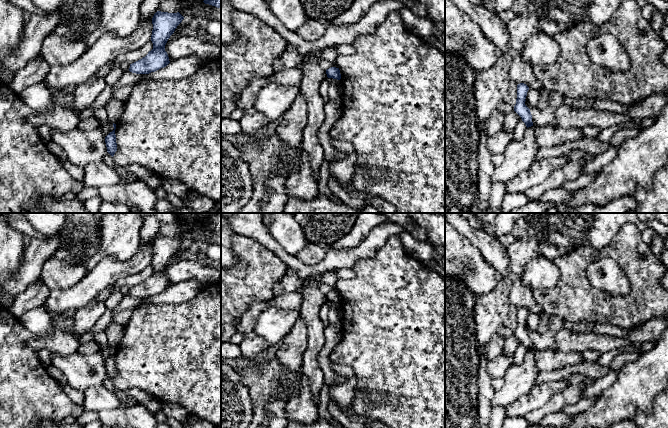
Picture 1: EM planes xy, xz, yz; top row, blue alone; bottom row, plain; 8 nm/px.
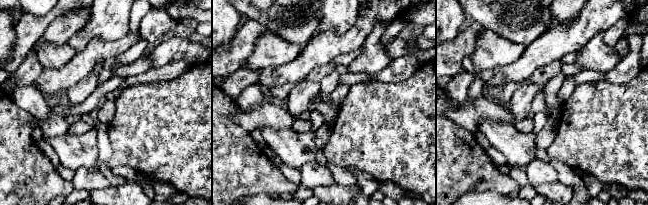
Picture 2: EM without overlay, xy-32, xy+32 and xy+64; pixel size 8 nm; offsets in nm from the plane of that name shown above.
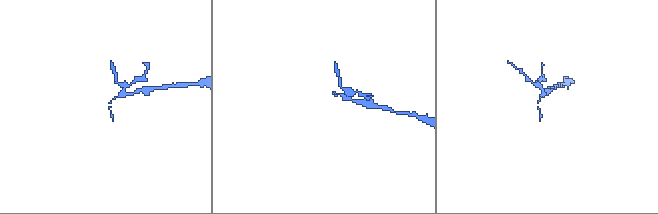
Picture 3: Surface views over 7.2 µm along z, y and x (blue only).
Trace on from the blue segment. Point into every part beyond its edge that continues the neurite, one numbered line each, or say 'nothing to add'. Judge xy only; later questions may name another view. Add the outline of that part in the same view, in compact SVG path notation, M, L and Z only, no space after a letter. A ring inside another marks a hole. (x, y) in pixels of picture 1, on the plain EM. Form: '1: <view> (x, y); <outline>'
nothing to add

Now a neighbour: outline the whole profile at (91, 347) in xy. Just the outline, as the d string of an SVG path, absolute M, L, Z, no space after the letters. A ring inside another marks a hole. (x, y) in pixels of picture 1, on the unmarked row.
M95 340L81 343L77 350L77 352L82 355L91 355L99 351L101 351L100 346Z

